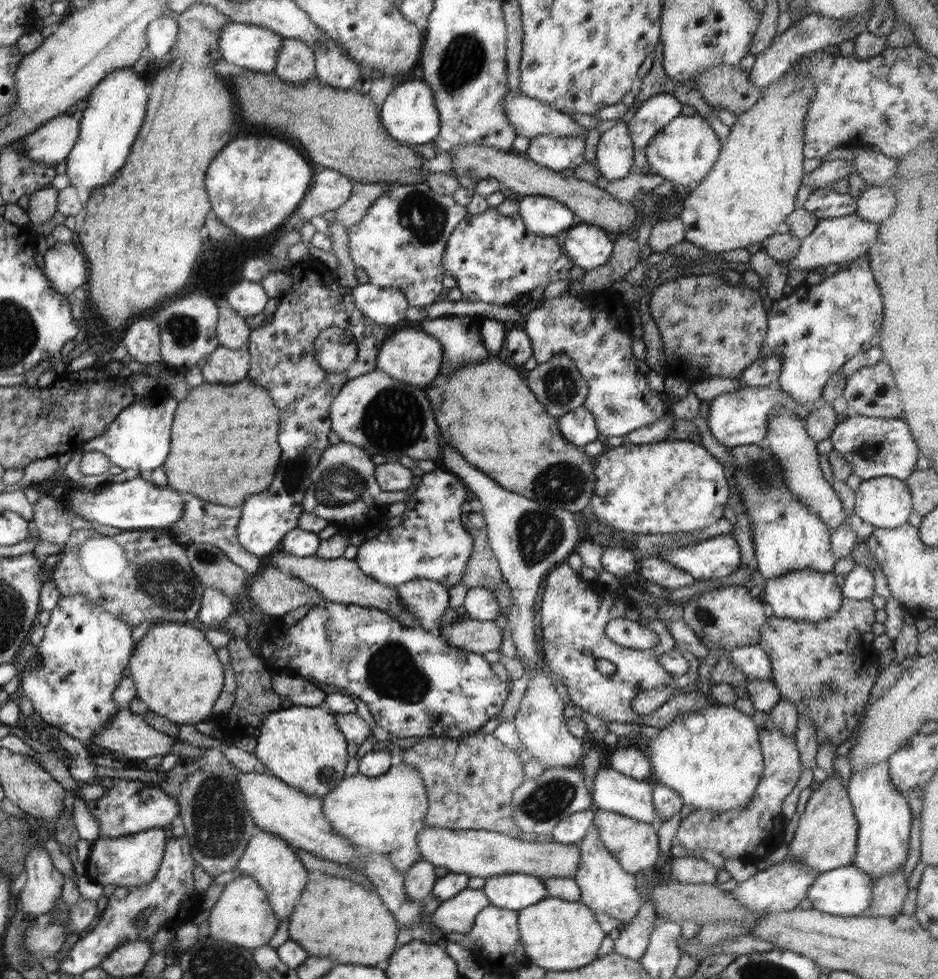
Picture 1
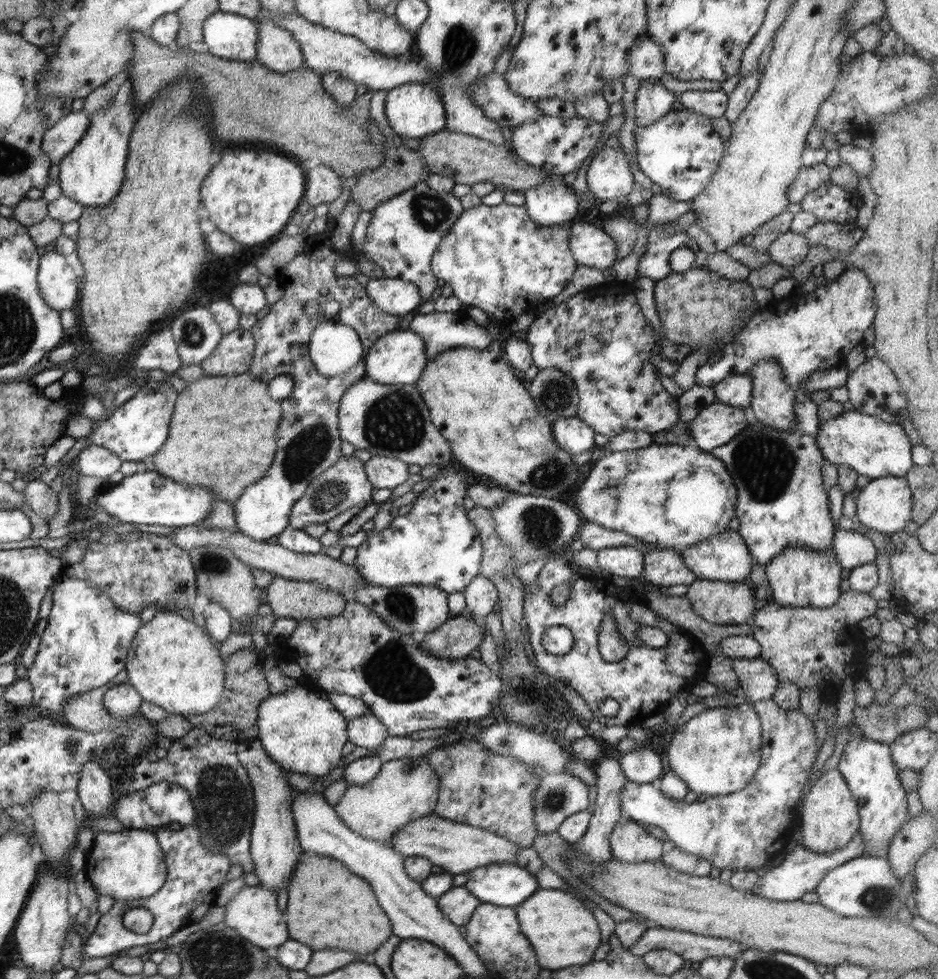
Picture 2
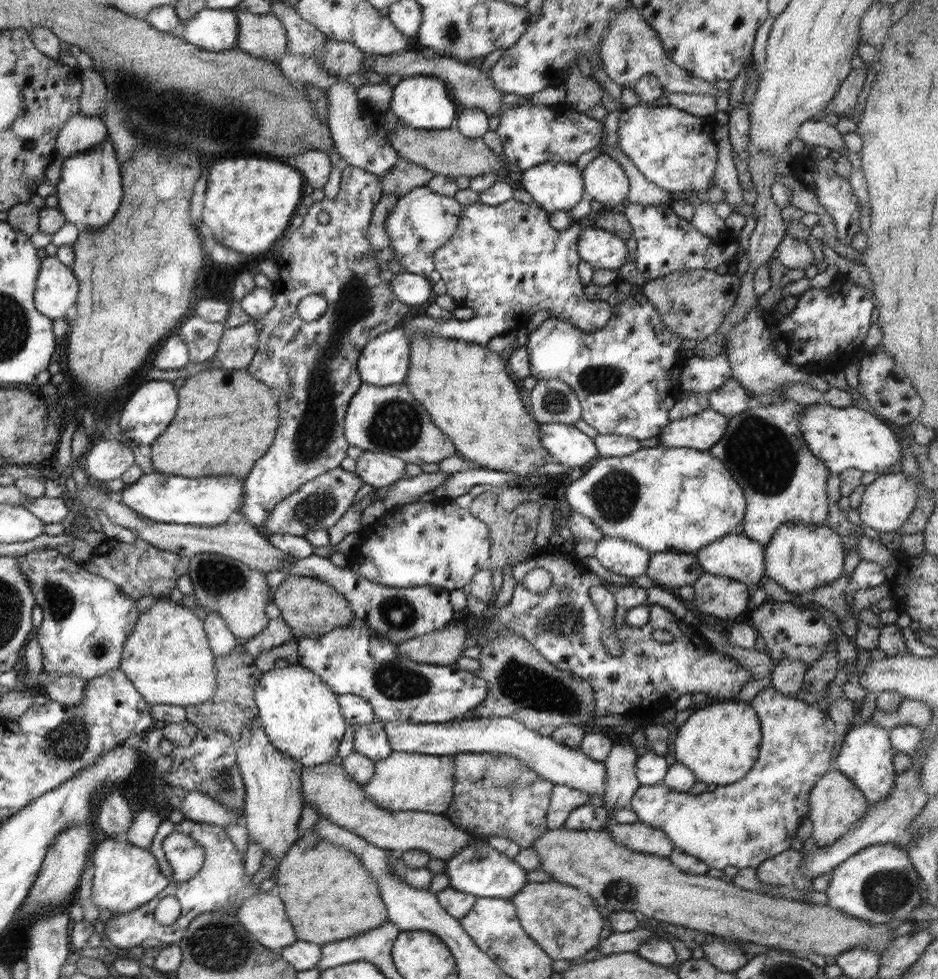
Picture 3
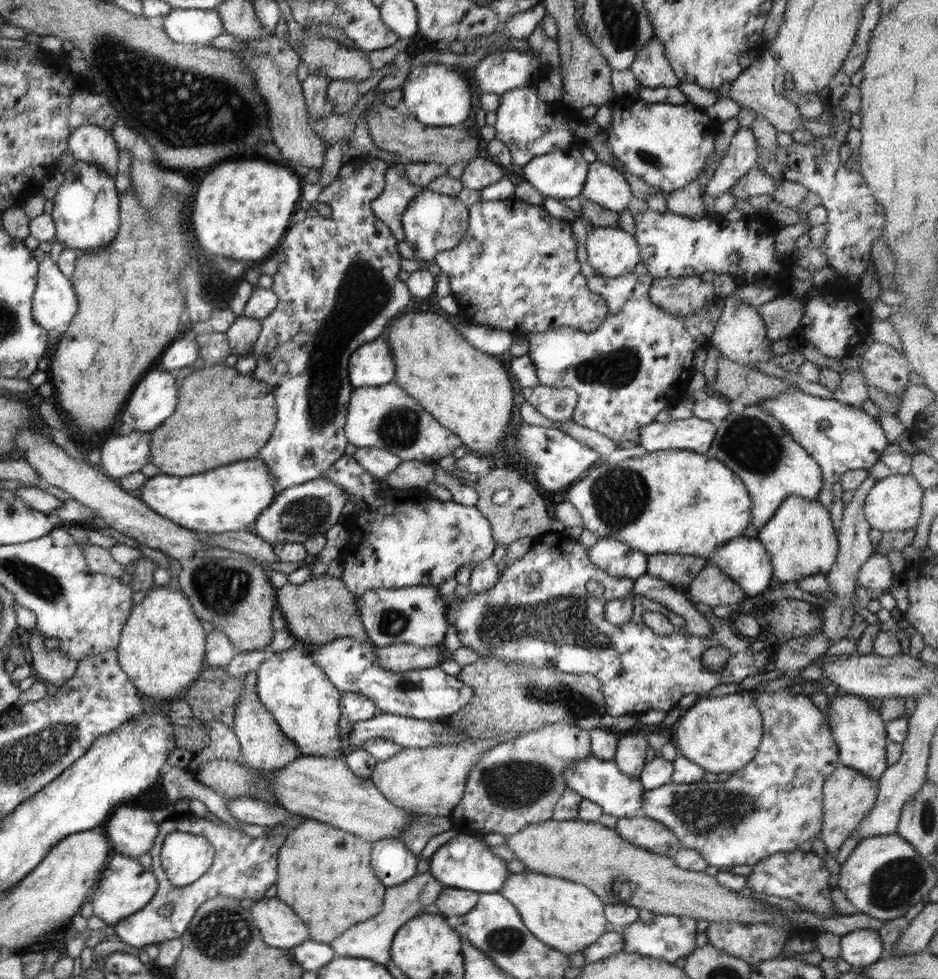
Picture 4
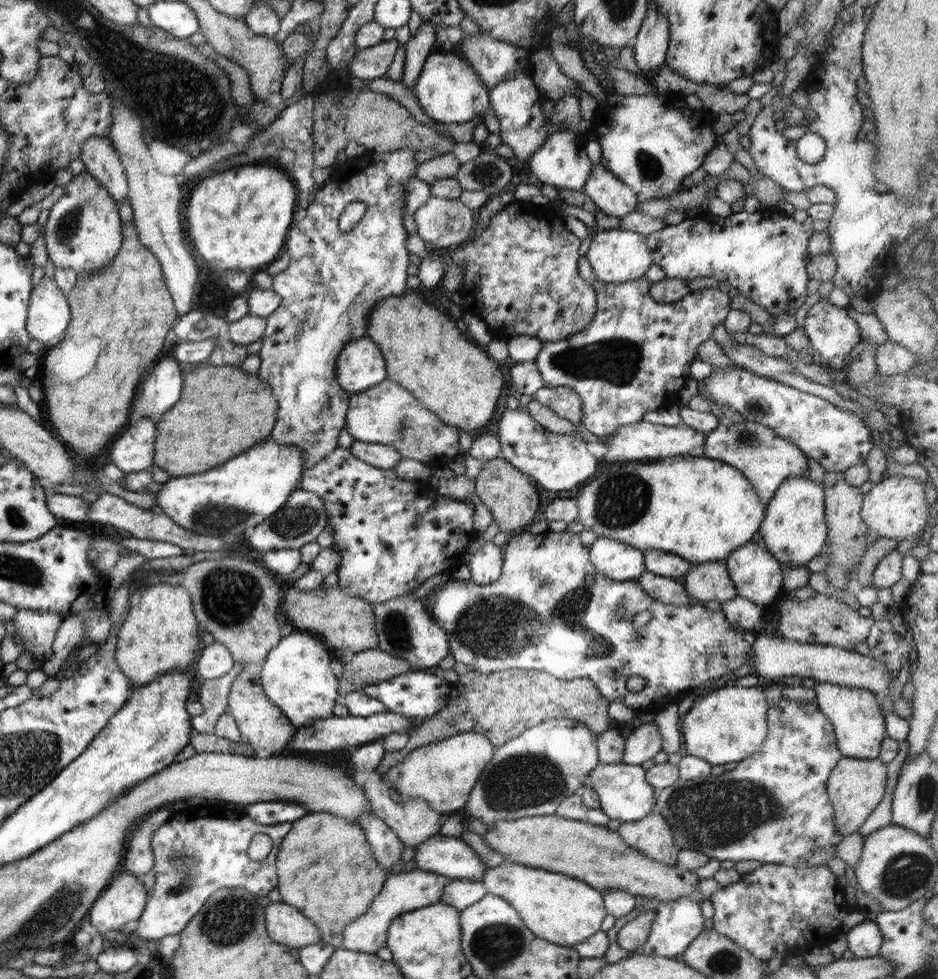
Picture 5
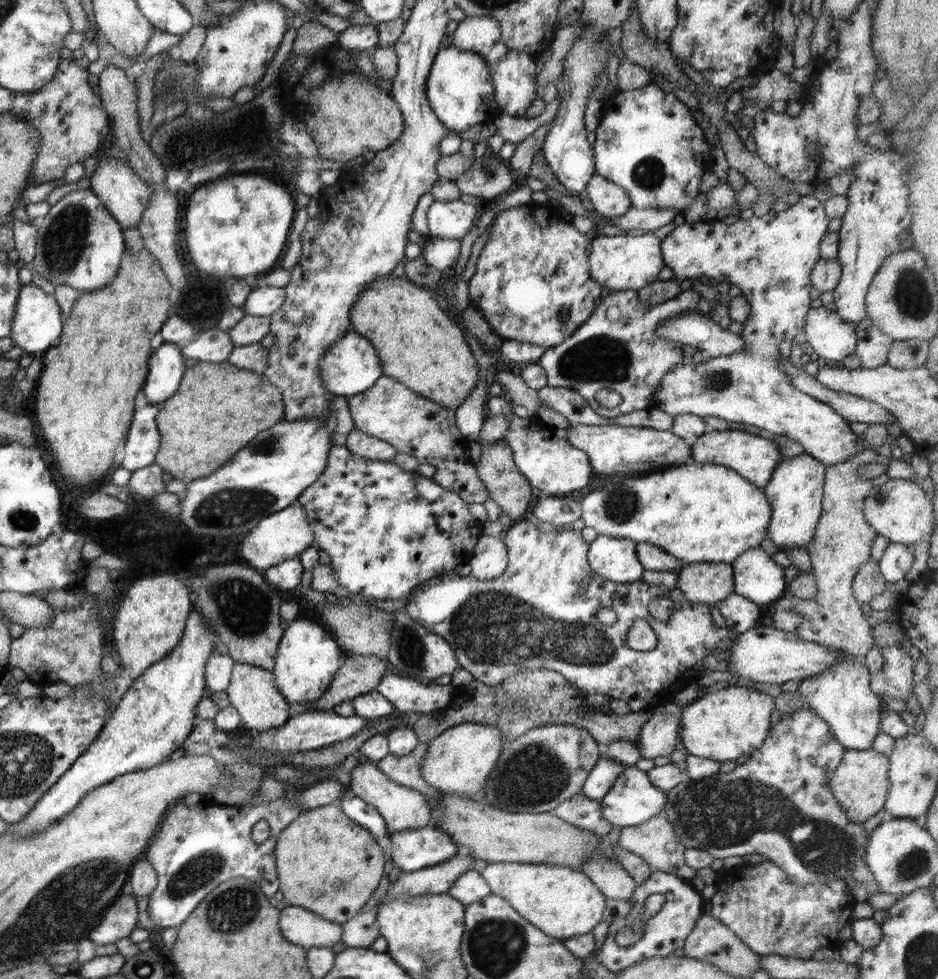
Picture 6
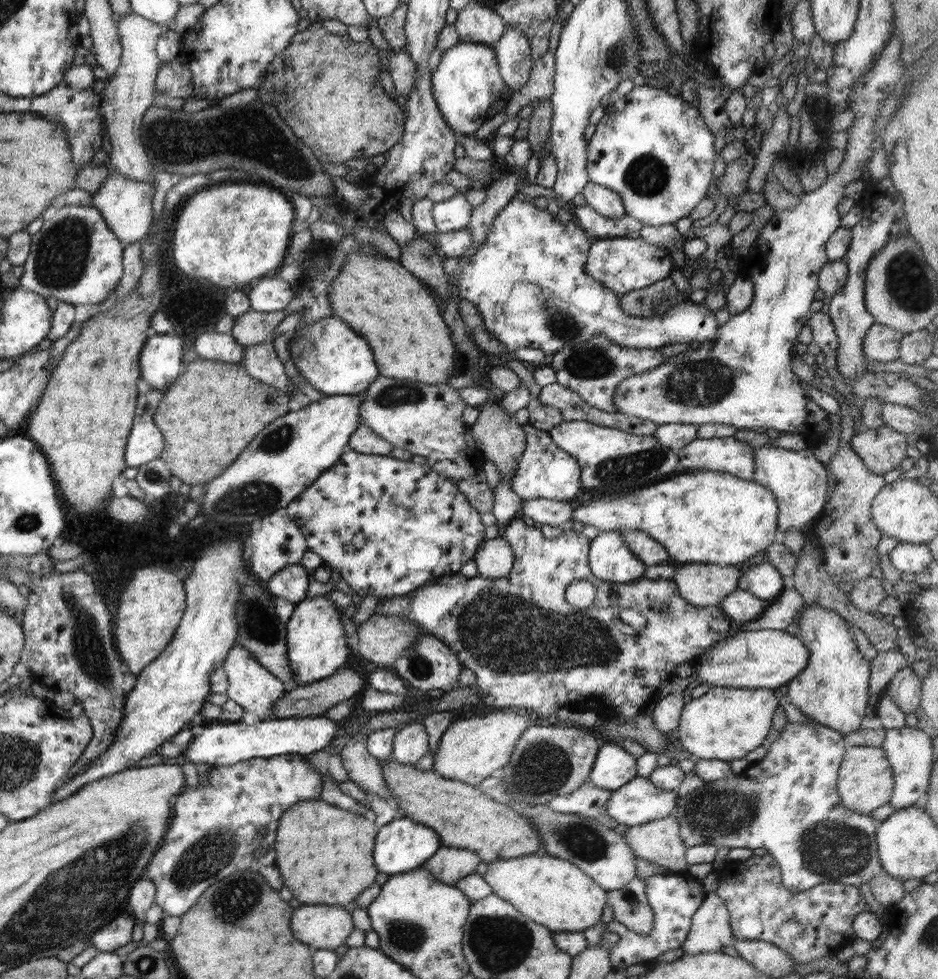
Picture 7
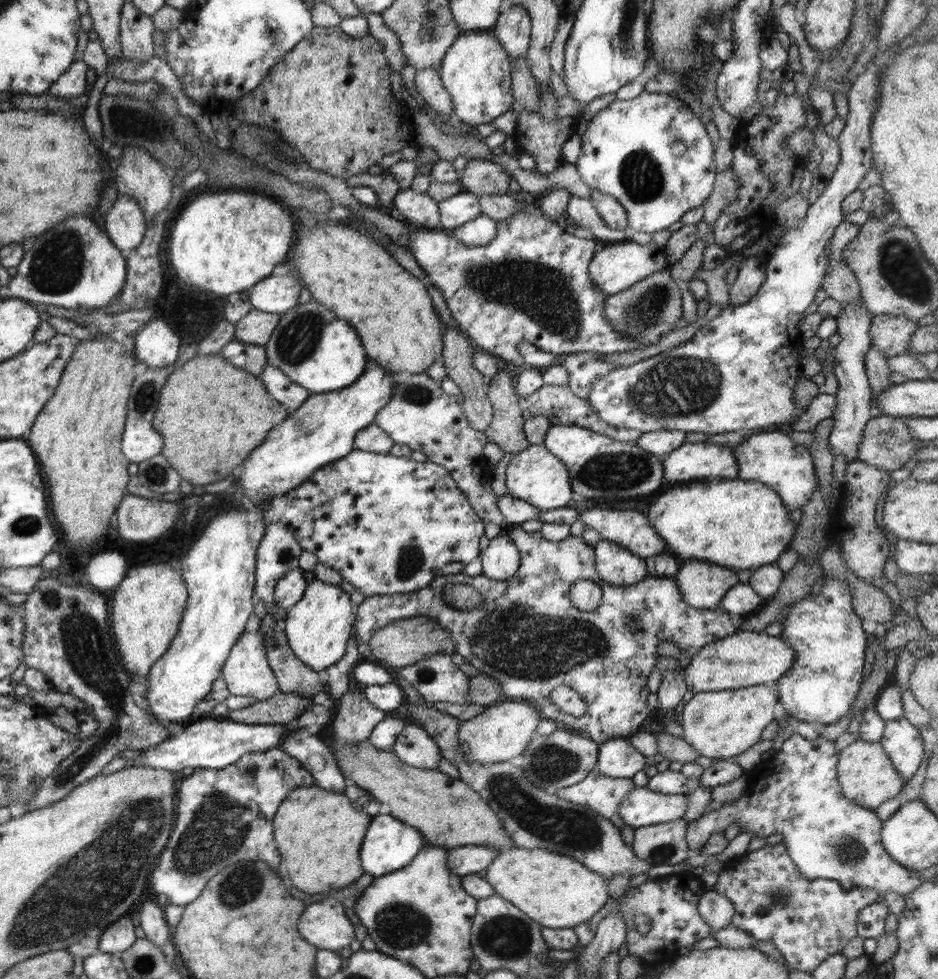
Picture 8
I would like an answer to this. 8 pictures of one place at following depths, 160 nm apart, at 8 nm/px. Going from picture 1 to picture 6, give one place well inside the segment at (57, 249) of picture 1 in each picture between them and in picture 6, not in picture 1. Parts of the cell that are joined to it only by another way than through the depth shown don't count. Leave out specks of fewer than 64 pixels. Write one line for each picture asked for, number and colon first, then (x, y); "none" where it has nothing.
2: (58, 284)
3: (57, 289)
4: (55, 303)
5: (49, 314)
6: (37, 322)

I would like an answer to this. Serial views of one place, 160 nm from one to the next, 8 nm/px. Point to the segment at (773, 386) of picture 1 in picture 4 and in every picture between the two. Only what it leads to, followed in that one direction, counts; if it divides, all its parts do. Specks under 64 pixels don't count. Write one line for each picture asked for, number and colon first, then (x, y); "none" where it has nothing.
2: (715, 425)
3: (701, 431)
4: (690, 434)

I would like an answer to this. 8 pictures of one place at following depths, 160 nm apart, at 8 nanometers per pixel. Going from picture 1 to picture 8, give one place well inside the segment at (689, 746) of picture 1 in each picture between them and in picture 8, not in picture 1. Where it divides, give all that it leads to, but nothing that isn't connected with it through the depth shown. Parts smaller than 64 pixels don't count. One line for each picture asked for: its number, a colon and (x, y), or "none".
2: (717, 752)
3: (719, 742)
4: (723, 733)
5: (729, 723)
6: (723, 725)
7: (726, 724)
8: (723, 724)

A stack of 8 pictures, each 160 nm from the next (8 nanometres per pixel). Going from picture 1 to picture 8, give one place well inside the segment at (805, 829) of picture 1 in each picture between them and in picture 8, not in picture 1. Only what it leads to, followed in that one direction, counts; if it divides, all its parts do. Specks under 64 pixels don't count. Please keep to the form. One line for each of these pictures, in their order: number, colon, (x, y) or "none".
2: (829, 818)
3: (835, 803)
4: (848, 795)
5: (856, 786)
6: (860, 783)
7: (865, 782)
8: (867, 776)

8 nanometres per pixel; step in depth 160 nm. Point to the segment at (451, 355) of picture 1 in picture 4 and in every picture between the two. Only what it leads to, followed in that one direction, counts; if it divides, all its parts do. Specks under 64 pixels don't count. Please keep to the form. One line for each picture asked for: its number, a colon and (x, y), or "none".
2: (440, 331)
3: (506, 262)
4: (515, 268)

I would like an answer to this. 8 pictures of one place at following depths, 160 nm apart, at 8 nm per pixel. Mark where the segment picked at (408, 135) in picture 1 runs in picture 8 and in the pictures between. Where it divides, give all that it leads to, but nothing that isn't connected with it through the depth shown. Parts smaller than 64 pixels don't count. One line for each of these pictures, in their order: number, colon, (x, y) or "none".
2: (415, 110)
3: (424, 102)
4: (435, 95)
5: (451, 92)
6: (459, 88)
7: (469, 90)
8: (476, 71)

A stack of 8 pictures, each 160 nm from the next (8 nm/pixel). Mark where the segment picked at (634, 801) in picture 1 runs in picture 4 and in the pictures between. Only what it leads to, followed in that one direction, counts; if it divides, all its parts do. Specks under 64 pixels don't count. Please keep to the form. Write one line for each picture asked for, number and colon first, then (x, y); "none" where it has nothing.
2: (743, 830)
3: (741, 824)
4: (772, 805)

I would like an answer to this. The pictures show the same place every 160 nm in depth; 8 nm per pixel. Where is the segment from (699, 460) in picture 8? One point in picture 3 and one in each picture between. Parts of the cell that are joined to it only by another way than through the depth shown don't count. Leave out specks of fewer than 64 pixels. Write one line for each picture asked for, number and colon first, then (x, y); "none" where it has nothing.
3: (761, 446)
4: (771, 469)
5: (766, 459)
6: (754, 457)
7: (727, 455)

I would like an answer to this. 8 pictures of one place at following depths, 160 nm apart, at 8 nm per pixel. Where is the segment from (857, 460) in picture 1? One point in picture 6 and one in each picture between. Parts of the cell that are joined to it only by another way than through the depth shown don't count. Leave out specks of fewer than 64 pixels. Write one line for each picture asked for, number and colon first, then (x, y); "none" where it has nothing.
2: (874, 448)
3: (842, 438)
4: (840, 437)
5: (836, 440)
6: (770, 257)

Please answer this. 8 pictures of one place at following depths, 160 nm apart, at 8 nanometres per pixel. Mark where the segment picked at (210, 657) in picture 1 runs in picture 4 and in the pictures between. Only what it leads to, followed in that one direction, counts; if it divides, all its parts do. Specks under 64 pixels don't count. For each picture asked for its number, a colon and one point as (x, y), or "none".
2: (173, 663)
3: (167, 656)
4: (162, 647)

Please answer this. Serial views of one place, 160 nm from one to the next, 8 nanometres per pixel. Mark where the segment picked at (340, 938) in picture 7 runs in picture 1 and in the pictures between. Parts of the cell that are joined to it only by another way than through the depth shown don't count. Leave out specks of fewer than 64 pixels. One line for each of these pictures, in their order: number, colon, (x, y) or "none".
1: (242, 915)
2: (254, 913)
3: (262, 915)
4: (281, 928)
5: (286, 925)
6: (300, 926)

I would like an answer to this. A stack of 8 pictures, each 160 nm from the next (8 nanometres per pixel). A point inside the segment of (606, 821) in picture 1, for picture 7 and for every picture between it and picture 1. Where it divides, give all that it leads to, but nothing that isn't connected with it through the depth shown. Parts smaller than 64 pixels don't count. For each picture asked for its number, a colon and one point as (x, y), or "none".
2: (631, 842)
3: (641, 837)
4: (644, 832)
5: (652, 836)
6: (655, 841)
7: (659, 842)

